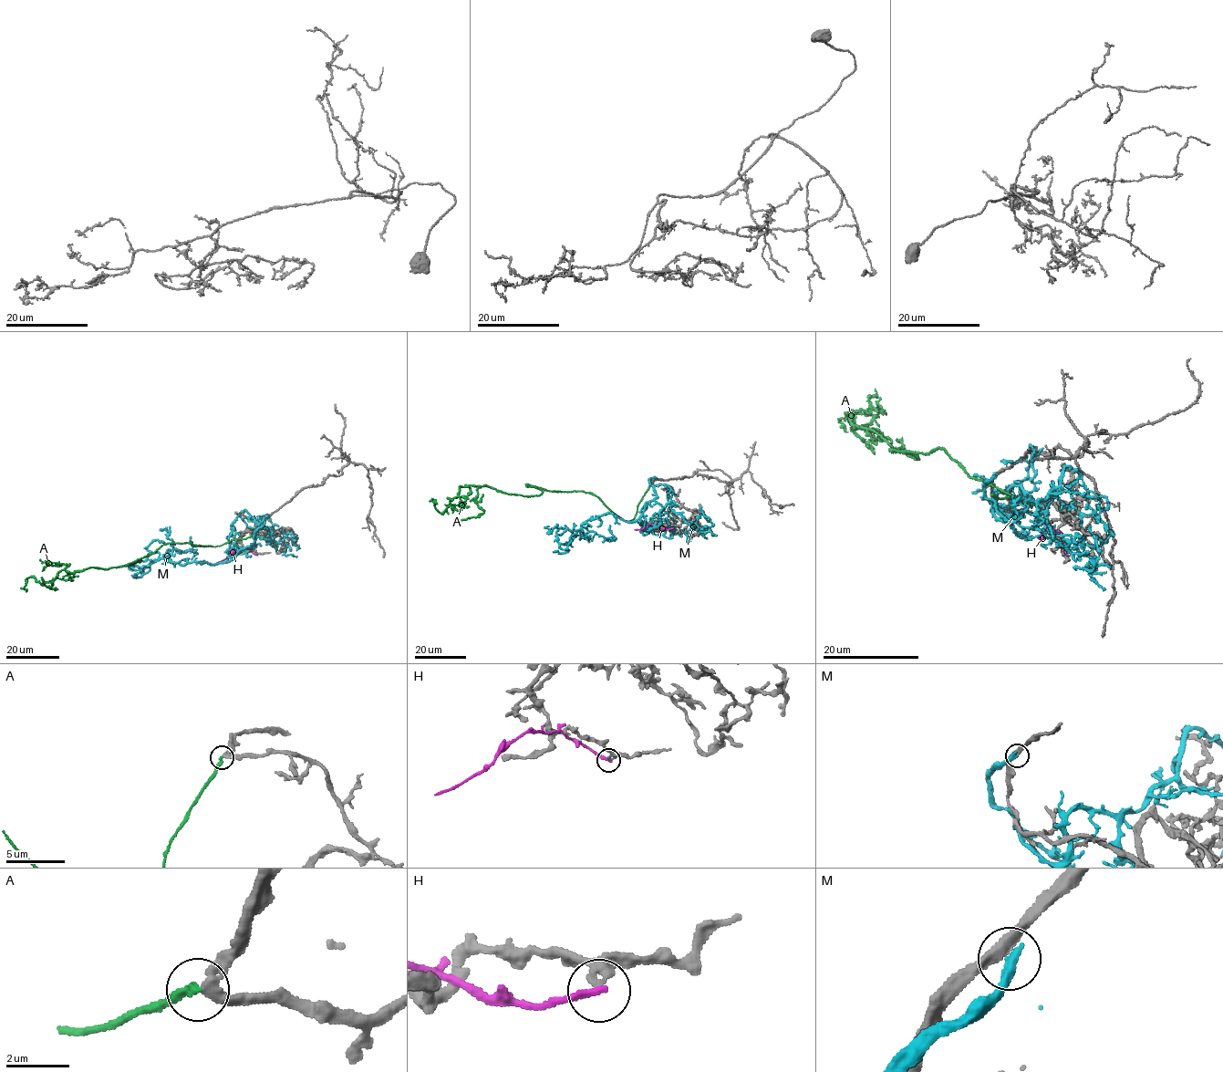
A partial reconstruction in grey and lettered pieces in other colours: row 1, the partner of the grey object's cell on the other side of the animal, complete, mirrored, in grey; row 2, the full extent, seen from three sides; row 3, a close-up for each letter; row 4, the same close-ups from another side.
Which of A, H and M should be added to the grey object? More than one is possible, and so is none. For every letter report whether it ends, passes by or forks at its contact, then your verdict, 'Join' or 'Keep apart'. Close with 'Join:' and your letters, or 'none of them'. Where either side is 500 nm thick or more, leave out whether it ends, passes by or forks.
A: It ends there. Keep apart
H: It ends there. Keep apart
M: It ends there. Keep apart
Join: none of them

